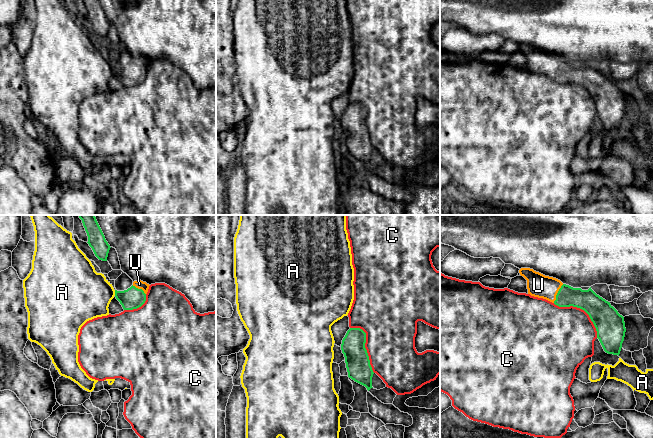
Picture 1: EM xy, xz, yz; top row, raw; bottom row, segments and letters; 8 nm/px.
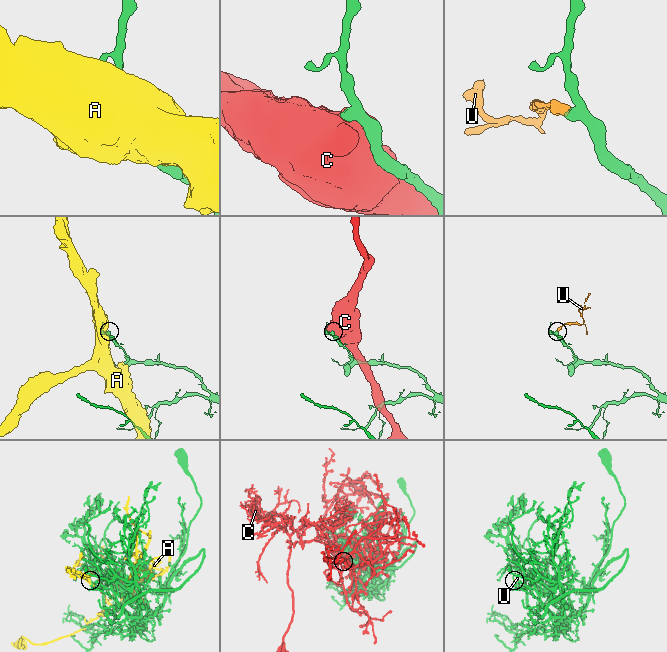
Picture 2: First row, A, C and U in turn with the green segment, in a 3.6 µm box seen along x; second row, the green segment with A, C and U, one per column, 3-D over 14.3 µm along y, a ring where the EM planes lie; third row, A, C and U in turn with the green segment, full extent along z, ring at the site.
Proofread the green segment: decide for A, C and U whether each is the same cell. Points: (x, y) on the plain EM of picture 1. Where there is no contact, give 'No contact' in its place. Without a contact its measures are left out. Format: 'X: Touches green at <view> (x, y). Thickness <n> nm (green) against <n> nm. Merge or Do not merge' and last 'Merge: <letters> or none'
A: Touches green at xy (115, 69). Thickness 170 nm (green) against 400 nm. Do not merge
C: Touches green at yz (582, 85). Thickness 240 nm (green) against 460 nm. Do not merge
U: Touches green at yz (557, 69). Thickness 170 nm (green) against 190 nm. Merge
Merge: U

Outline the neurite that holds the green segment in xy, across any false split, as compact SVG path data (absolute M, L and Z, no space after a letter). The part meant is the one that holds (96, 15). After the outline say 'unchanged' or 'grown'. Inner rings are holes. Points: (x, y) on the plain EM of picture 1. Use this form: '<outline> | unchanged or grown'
M83 0L88 12L88 20L92 24L95 32L102 37L107 37L110 21L105 15L105 12L99 0Z | unchanged

